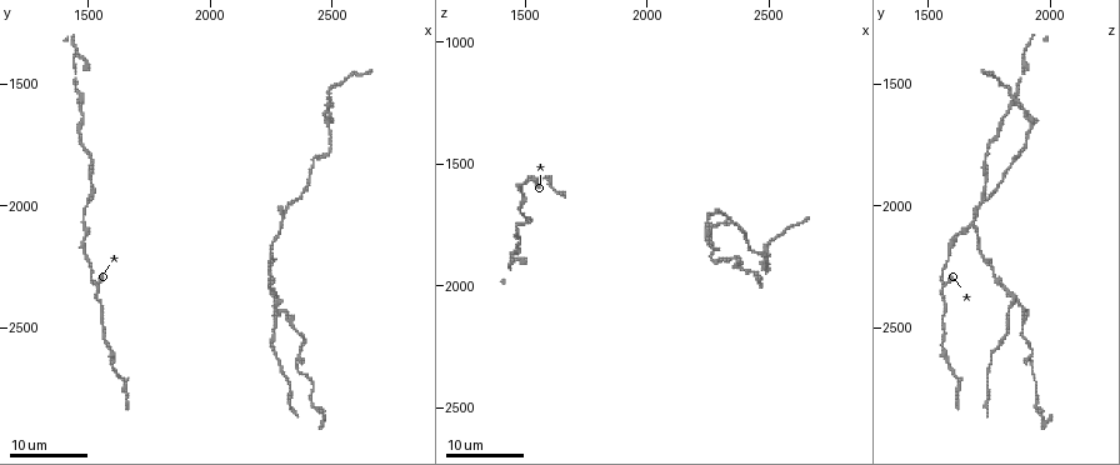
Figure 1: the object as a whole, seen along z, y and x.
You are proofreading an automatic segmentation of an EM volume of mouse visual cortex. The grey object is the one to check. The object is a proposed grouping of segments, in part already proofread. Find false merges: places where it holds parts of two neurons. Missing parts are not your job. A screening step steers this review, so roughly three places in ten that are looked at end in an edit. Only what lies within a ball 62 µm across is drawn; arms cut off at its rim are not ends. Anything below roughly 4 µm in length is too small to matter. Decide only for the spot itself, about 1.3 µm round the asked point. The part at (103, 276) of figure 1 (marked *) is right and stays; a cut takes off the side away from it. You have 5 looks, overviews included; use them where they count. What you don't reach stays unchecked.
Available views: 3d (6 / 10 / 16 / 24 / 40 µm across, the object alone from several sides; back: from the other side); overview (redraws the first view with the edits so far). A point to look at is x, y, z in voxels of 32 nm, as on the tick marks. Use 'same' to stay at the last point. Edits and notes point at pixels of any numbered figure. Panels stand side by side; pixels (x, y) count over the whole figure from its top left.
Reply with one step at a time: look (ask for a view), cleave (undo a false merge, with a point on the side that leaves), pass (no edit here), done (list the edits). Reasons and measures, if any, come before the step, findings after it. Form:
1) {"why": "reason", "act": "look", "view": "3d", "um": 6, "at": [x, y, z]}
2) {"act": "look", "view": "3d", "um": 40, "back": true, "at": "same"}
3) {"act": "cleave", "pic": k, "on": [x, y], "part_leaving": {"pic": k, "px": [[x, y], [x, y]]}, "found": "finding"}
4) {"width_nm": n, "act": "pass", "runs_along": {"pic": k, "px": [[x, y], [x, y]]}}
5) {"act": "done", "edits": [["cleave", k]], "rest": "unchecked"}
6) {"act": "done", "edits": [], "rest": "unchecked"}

{"why": "side arm on a straight run", "act": "look", "view": "3d", "um": 16, "at": [2300, 2030, 1710]}

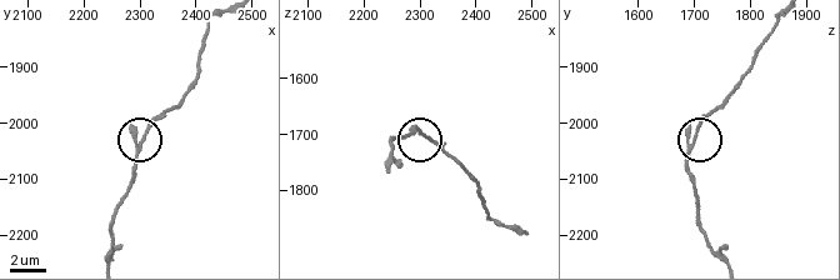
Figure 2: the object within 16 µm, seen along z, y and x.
{"act": "look", "view": "3d", "um": 6, "at": [2310, 2030, 1700]}

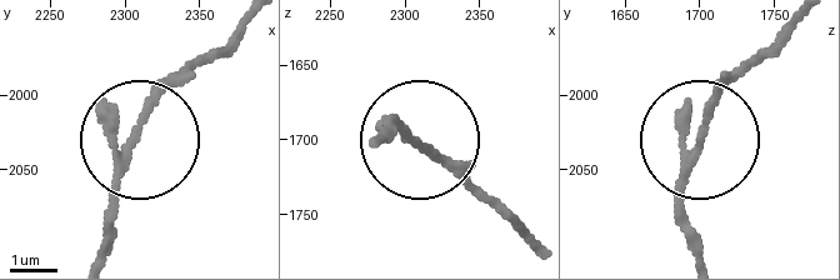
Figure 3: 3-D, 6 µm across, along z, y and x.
{"width_nm": 160, "act": "pass", "found": "continuous, no second neuron"}

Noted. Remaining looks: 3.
{"why": "four-way junction", "act": "look", "view": "3d", "um": 16, "at": [2260, 2390, 1870]}

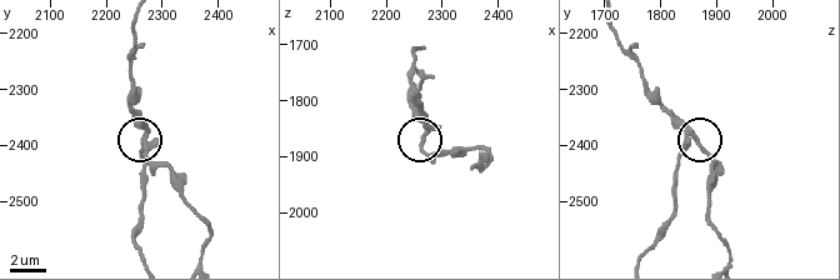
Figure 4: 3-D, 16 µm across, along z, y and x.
{"act": "look", "view": "3d", "um": 10, "at": [2270, 2390, 1865]}

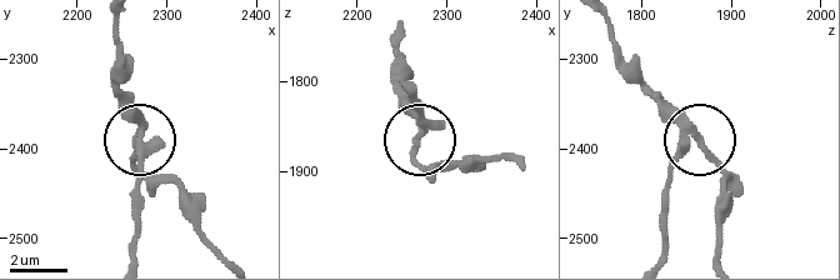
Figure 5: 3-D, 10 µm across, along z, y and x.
{"side_arm_um": 22, "act": "cleave", "pic": 5, "on": [670, 183], "part_leaving": {"pic": 5, "px": [[141, 140], [141, 231], [134, 253]]}, "found": "two neurons meet here"}

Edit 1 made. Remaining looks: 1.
{"act": "done", "edits": [["cleave", 5]], "rest": "unchecked"}

